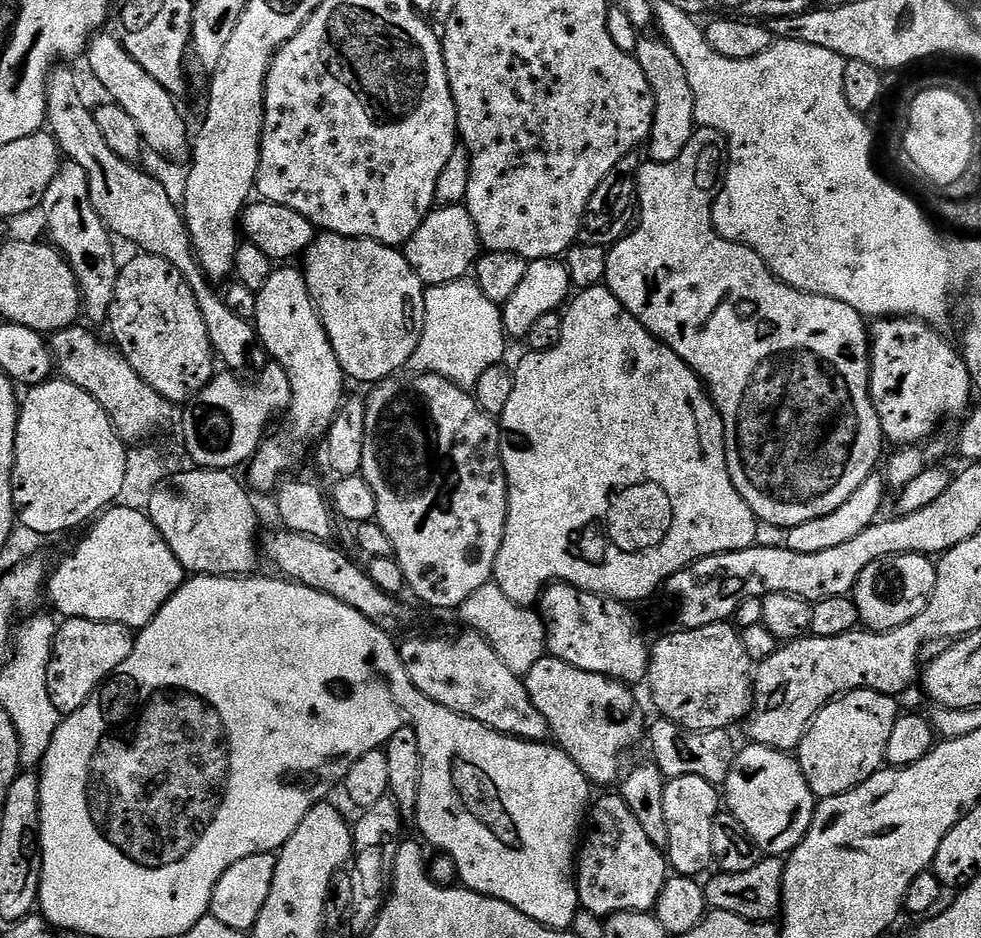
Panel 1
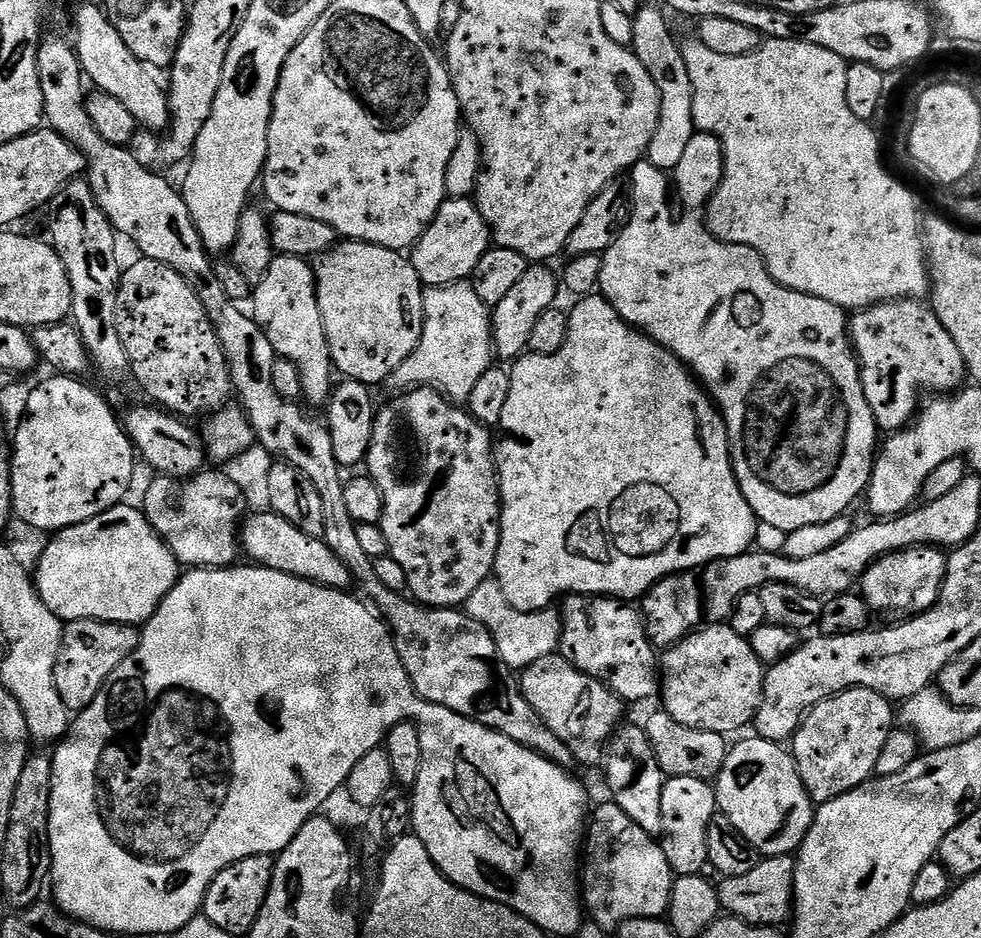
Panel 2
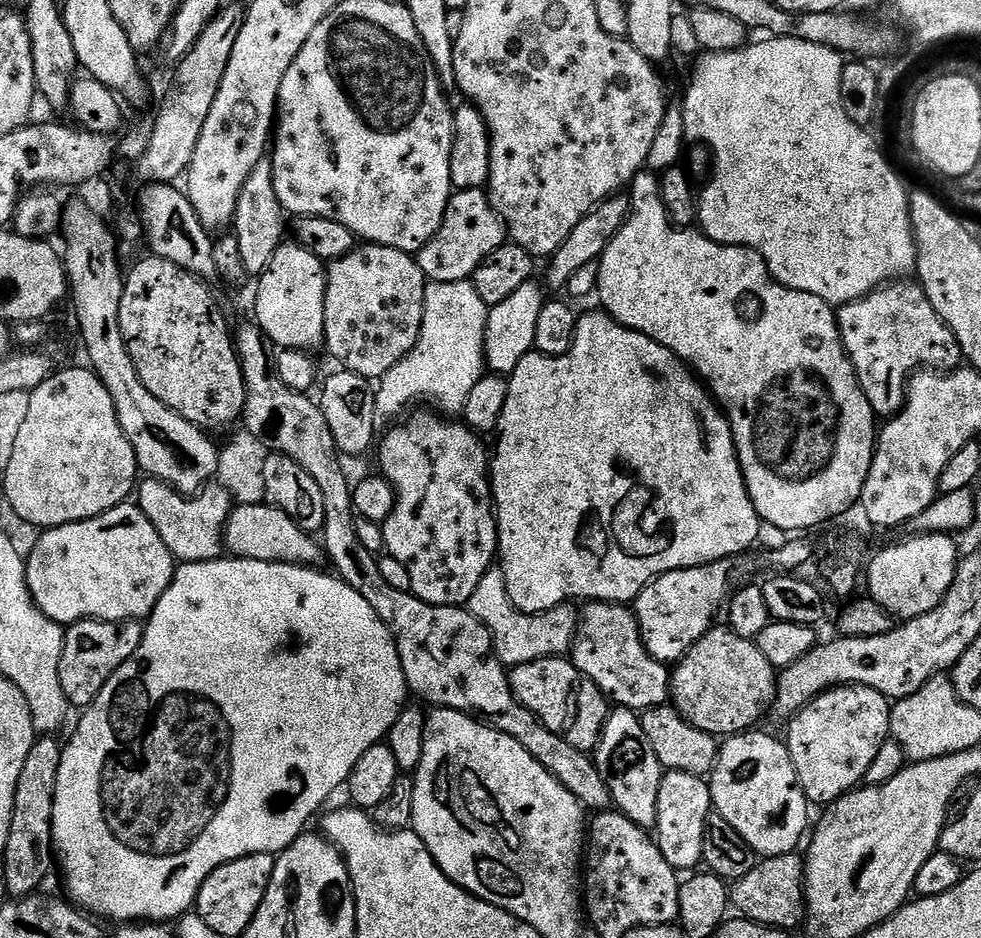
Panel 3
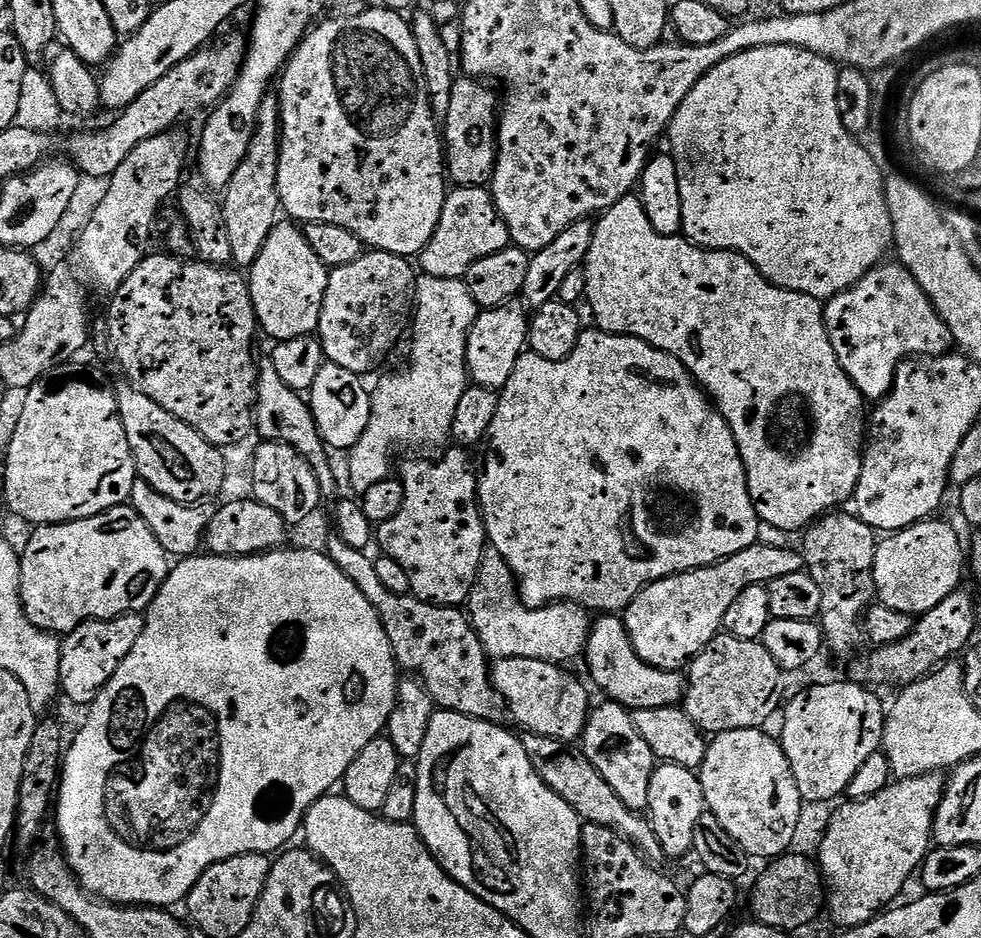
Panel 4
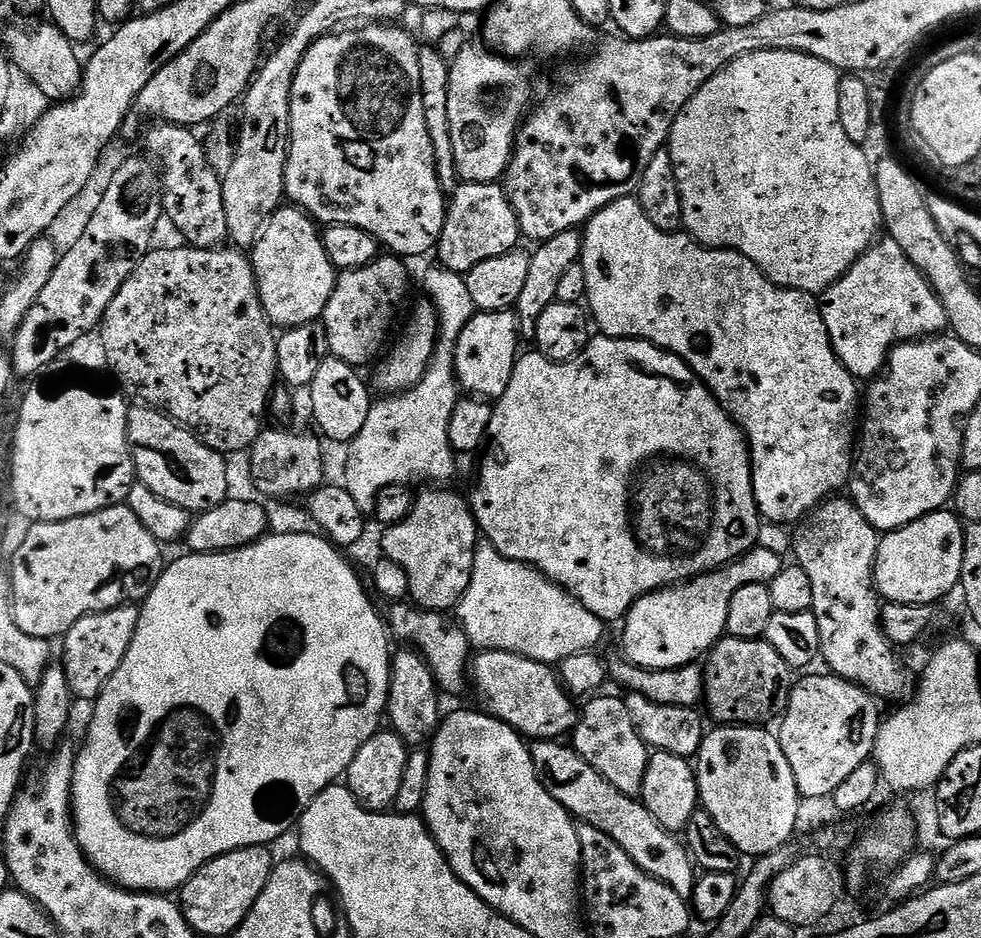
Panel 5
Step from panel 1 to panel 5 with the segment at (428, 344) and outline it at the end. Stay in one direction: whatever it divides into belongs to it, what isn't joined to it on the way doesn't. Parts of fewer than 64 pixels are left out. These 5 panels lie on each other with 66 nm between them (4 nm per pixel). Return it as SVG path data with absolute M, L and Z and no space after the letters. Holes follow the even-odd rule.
M443 266L435 267L424 276L424 288L429 296L427 299L436 309L438 321L436 349L426 374L408 391L377 399L366 418L366 426L362 426L360 433L346 448L348 461L344 464L342 484L365 514L375 513L378 494L386 486L411 485L412 480L448 480L456 472L458 456L450 446L450 418L454 415L454 406L462 399L462 389L456 379L456 343L478 310L474 306L474 298L470 298L470 289L466 286L464 276Z

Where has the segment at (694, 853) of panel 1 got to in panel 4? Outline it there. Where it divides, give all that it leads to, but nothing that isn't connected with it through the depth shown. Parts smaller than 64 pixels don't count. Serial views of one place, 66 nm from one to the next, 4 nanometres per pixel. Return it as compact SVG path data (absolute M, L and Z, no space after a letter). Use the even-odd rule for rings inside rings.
M657 763L654 774L650 778L650 798L646 815L664 850L665 857L684 856L692 852L694 830L698 826L698 818L702 818L705 810L700 777L693 769L677 764Z

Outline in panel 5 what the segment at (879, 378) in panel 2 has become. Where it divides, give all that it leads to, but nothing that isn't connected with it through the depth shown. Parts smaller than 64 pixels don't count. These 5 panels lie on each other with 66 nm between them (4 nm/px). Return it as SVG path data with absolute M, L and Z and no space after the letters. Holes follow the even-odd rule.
M891 238L877 239L876 243L866 250L866 254L862 254L862 258L850 268L848 273L845 274L841 280L834 282L834 286L830 286L822 293L822 311L824 313L826 330L828 331L828 337L832 343L834 354L840 359L842 366L846 366L846 370L850 375L855 376L857 381L860 382L871 381L884 371L888 362L888 355L892 353L892 350L896 345L910 344L925 338L939 336L948 328L948 315L942 306L942 302L938 298L938 294L932 289L931 282L926 279L924 273L918 270L918 266L914 266L914 262L910 262L910 258L906 258L906 254L902 252L902 246L898 246L898 242L894 242Z

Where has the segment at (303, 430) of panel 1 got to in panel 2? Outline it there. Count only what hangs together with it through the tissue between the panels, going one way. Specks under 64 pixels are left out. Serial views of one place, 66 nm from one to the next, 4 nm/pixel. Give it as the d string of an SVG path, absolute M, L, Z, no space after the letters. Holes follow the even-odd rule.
M273 255L264 277L255 281L251 304L250 315L266 338L270 338L270 346L274 346L277 357L295 366L303 399L312 404L327 405L334 387L334 365L322 326L322 314L318 310L313 265L302 256Z

